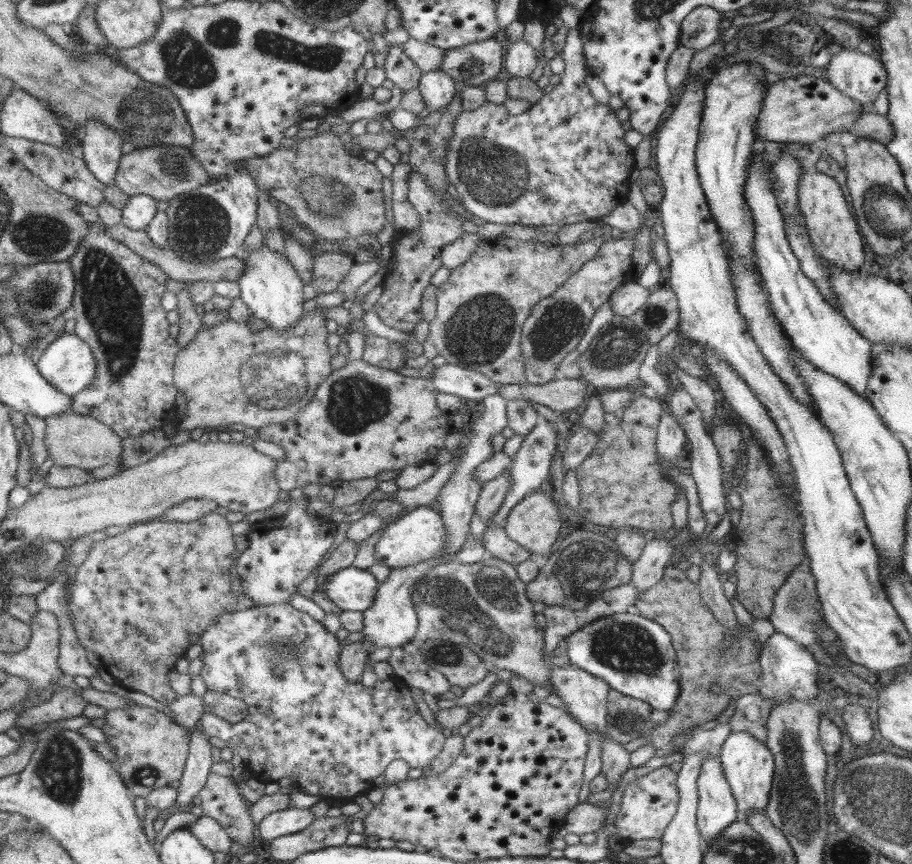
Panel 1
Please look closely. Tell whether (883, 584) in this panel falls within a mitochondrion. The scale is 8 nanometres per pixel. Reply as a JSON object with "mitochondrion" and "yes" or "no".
{"mitochondrion":"no"}

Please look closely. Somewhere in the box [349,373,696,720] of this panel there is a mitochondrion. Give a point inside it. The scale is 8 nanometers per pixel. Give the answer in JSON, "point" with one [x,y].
{"point":[485,607]}

